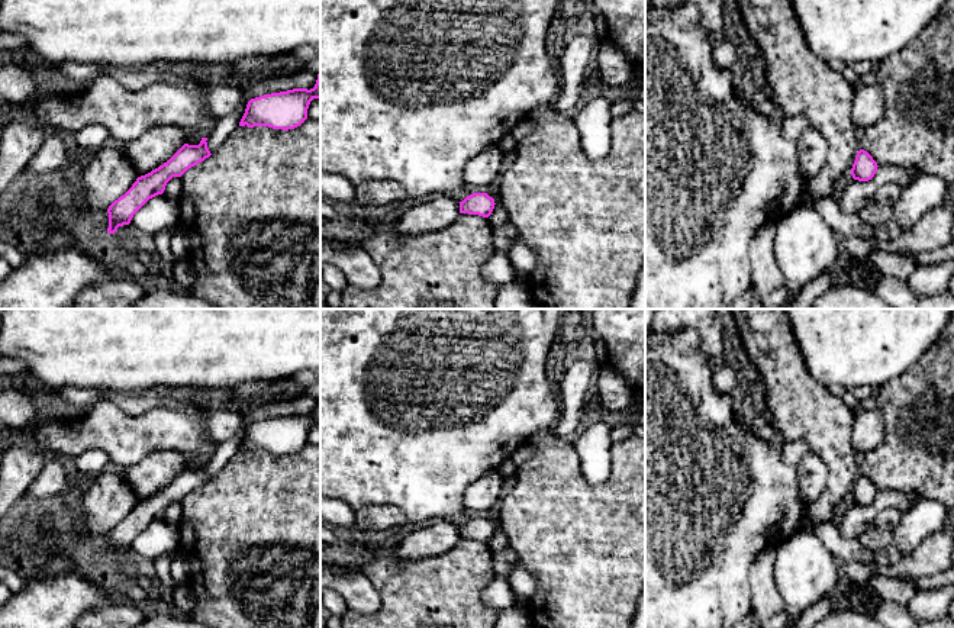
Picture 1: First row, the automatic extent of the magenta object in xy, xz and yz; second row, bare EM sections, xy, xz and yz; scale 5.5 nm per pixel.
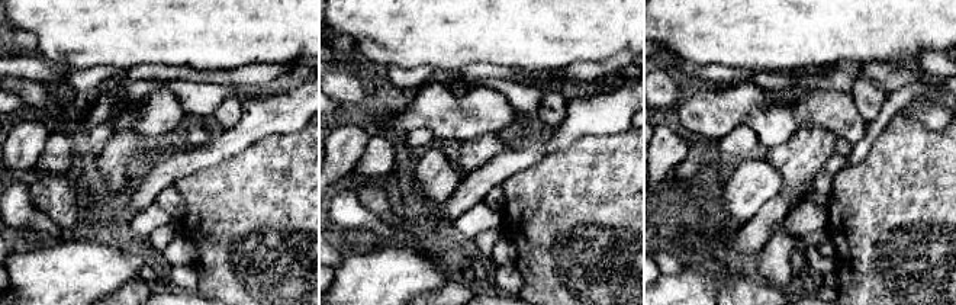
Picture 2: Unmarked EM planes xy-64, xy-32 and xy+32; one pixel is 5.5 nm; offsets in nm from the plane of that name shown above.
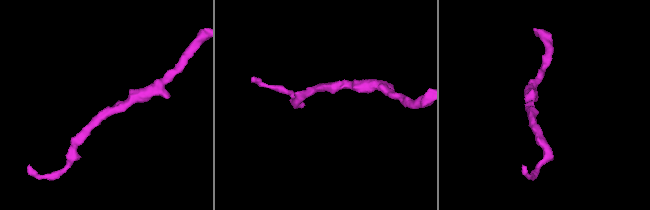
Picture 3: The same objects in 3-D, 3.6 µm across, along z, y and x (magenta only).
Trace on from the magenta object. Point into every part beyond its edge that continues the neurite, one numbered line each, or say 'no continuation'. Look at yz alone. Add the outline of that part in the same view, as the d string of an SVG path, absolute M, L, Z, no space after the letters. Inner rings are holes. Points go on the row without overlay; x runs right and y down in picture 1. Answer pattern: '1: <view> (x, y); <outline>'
no continuation

